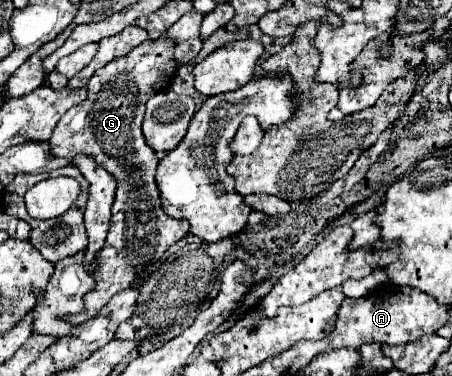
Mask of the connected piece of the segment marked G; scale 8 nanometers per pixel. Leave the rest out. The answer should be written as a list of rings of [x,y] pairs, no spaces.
[[[168,37],[144,41],[132,53],[114,59],[102,69],[98,69],[86,85],[86,101],[72,107],[72,111],[68,111],[60,119],[52,139],[48,141],[52,147],[52,155],[60,155],[66,159],[72,159],[76,155],[88,155],[96,161],[96,165],[106,171],[112,171],[118,181],[116,201],[112,205],[110,231],[106,237],[106,243],[112,247],[103,247],[93,263],[92,266],[96,267],[93,273],[96,289],[84,296],[84,311],[68,317],[68,323],[72,325],[82,325],[84,321],[96,317],[98,311],[116,293],[132,285],[134,277],[140,271],[158,261],[170,245],[180,241],[190,231],[190,223],[186,219],[176,221],[164,213],[160,205],[160,193],[154,181],[158,157],[156,151],[148,147],[142,135],[146,101],[160,89],[170,87],[170,81],[178,71],[174,47],[176,43]]]

